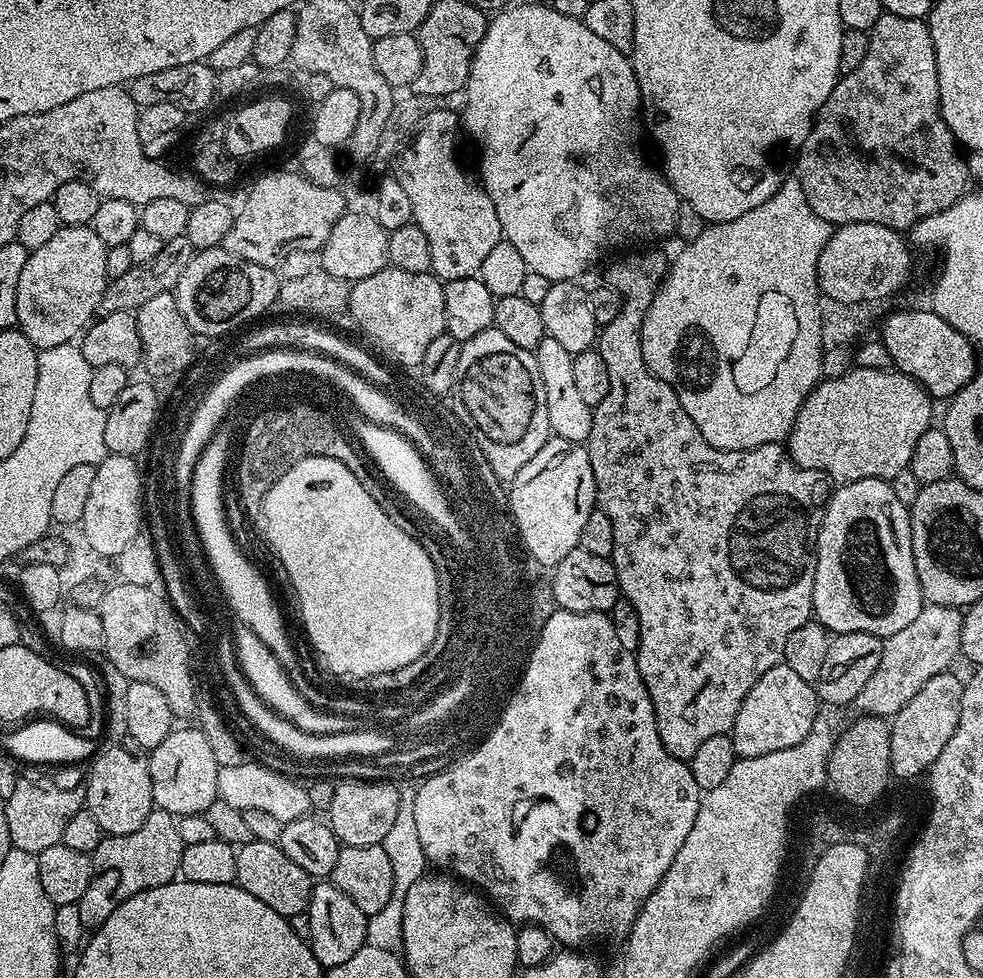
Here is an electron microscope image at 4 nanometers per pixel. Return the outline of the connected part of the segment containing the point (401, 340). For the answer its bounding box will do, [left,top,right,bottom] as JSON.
[347,267,446,369]

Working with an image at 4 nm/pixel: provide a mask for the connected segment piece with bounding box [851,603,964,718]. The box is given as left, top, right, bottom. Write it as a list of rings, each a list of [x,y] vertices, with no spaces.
[[[925,603],[910,626],[884,640],[882,662],[878,662],[878,670],[870,674],[866,686],[862,686],[862,694],[852,700],[851,707],[857,708],[860,716],[896,716],[898,710],[902,710],[902,706],[906,706],[906,702],[910,702],[910,698],[934,678],[934,674],[942,674],[953,667],[952,659],[961,655],[963,625],[964,612],[961,609]]]

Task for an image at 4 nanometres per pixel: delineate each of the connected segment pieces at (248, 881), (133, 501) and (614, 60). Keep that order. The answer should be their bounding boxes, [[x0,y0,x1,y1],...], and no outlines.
[[235,840,313,918],[82,455,146,558],[462,3,681,281]]

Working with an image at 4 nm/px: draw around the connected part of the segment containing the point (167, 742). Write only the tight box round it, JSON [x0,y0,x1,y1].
[147,727,220,818]

